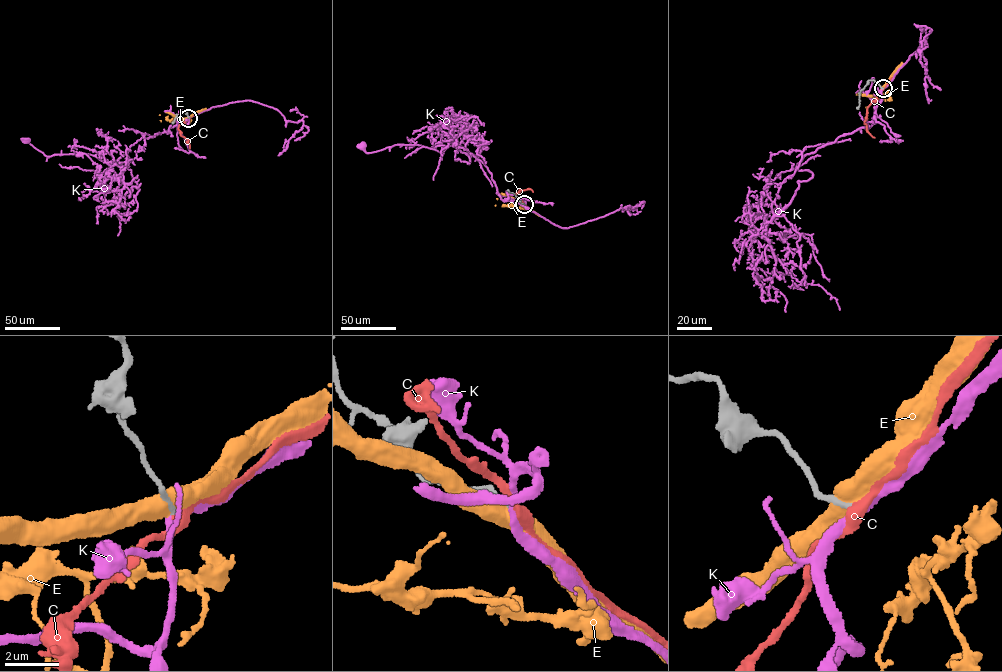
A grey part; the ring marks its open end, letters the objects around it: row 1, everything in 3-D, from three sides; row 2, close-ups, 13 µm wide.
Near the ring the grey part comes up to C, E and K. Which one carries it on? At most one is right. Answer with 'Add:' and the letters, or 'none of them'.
Add: C

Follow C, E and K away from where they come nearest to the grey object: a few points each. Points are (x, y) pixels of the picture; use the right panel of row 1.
C: (883, 88), (867, 109), (864, 123), (866, 131), (874, 138)
E: (882, 88), (876, 93), (880, 100), (866, 108)
K: (883, 88), (872, 124), (797, 164), (812, 177), (782, 213), (764, 229), (752, 215)

